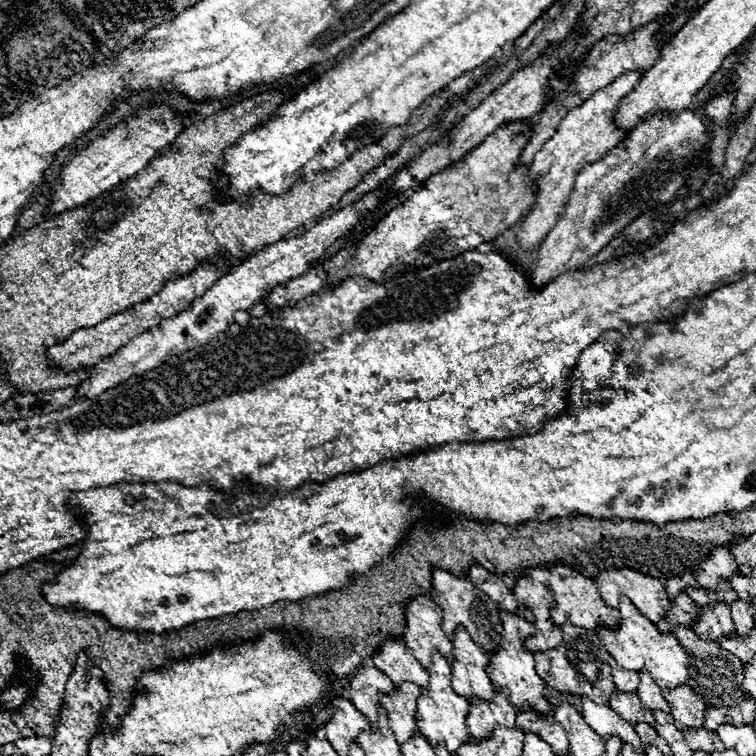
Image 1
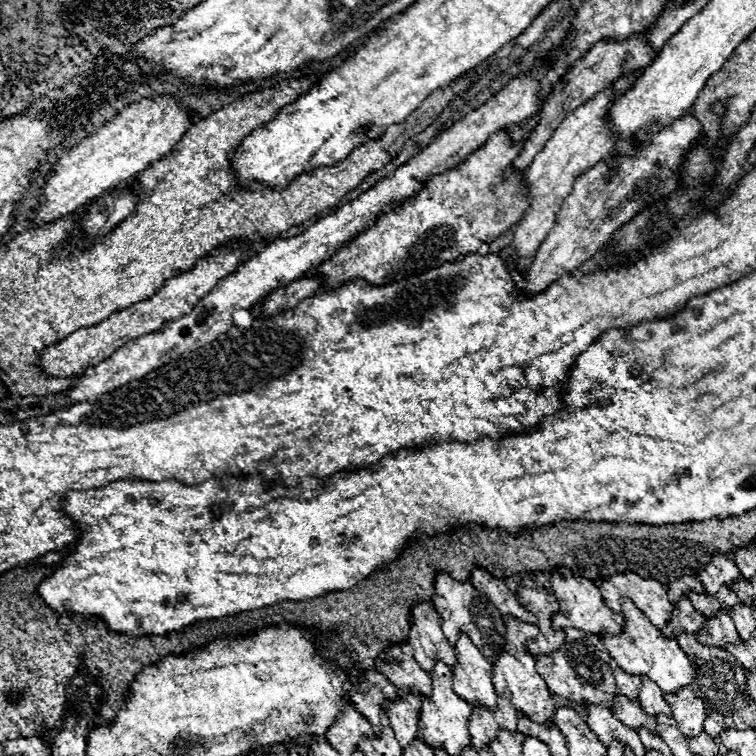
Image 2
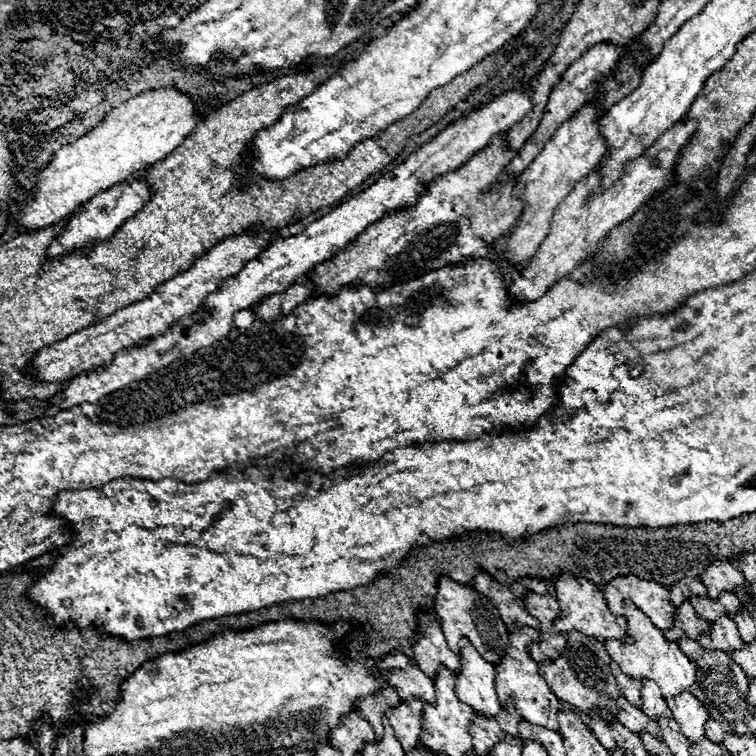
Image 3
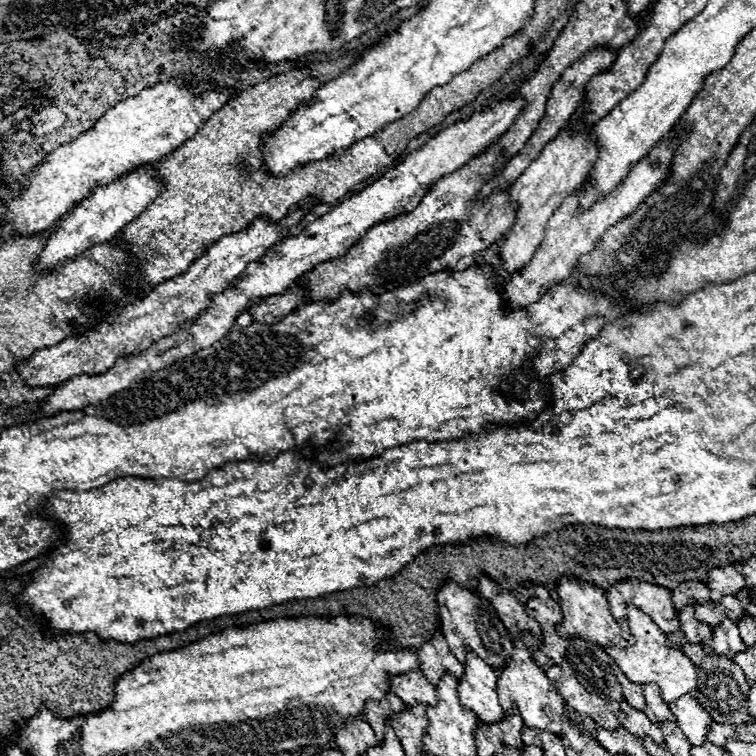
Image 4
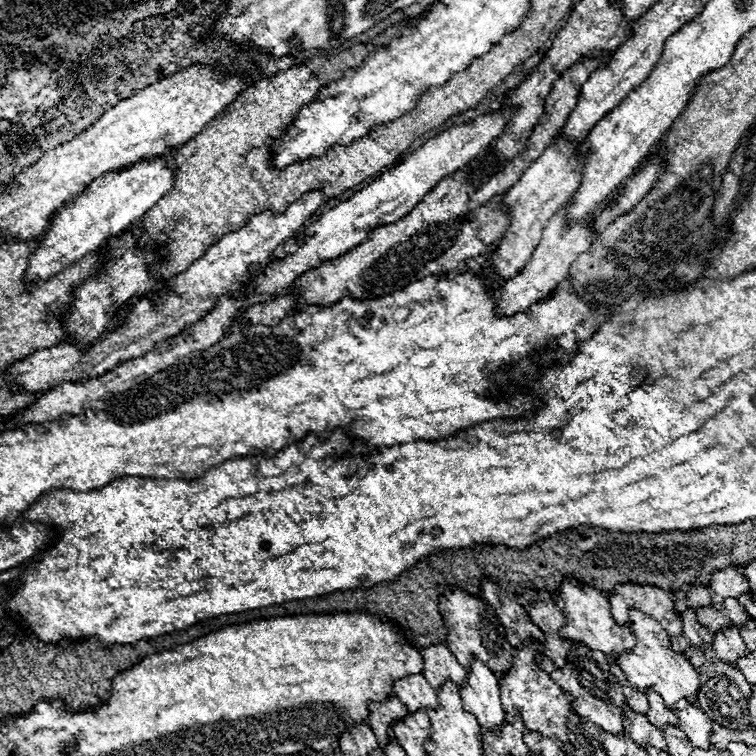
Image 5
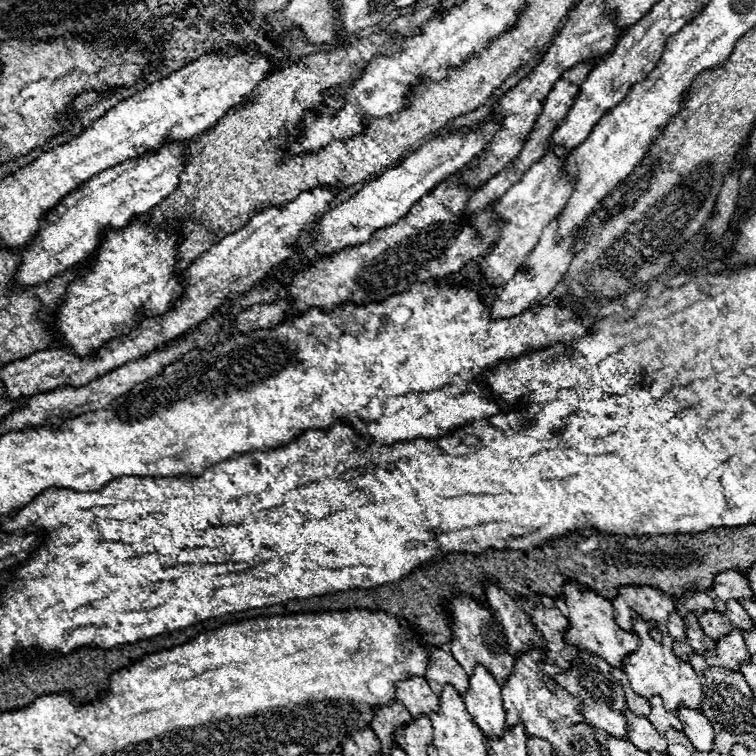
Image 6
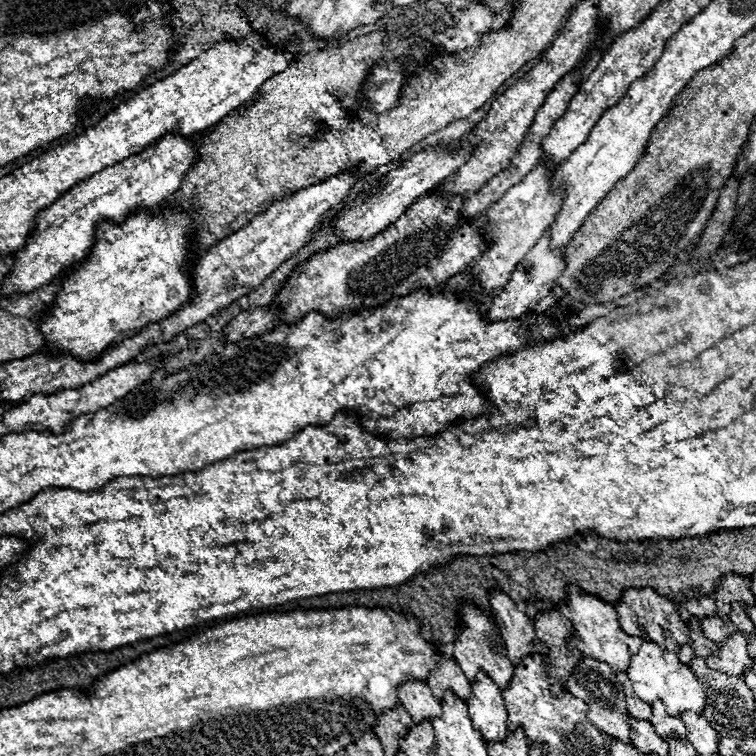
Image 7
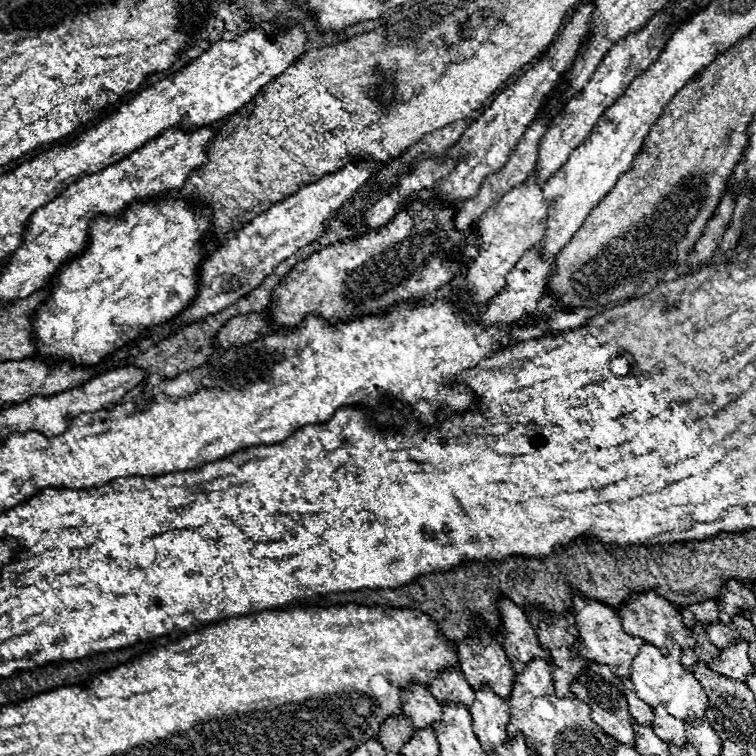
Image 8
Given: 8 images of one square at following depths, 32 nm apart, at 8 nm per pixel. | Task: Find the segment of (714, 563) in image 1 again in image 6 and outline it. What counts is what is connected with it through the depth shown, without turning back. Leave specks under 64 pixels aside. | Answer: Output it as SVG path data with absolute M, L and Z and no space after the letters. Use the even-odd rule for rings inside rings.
M722 572L716 576L716 582L714 582L714 588L712 588L712 594L714 594L714 604L716 604L716 610L720 614L726 612L726 602L728 600L742 600L742 598L748 598L752 600L752 590L750 590L750 580L744 578L740 572Z

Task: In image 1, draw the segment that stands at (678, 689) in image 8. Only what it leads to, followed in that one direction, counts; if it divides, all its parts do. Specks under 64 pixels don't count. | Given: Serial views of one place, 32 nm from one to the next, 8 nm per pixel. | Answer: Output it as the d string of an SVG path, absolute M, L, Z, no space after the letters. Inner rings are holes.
M628 598L620 600L620 614L622 614L622 622L616 632L610 632L606 628L598 632L602 644L606 646L608 654L618 662L618 666L622 666L624 670L632 670L632 672L646 670L660 688L674 690L680 684L688 684L690 682L688 656L682 650L676 636L660 632L644 614L638 612L638 608Z

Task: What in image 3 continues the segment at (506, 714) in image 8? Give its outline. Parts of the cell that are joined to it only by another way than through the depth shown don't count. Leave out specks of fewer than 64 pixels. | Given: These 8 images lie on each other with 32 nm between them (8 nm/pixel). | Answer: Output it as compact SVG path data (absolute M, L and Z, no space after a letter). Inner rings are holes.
M462 642L462 672L456 676L456 694L472 710L486 718L500 712L500 702L494 690L496 670L468 642Z

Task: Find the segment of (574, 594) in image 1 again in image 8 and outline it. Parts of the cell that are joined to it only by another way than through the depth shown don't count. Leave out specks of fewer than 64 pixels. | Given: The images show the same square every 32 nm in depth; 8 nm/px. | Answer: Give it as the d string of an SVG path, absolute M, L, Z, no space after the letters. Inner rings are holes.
M574 596L574 620L576 620L578 632L580 632L578 654L584 656L586 660L592 660L594 664L608 666L618 678L630 680L632 662L638 656L638 652L646 640L630 638L630 634L624 632L620 620L612 608L606 608L604 604L598 604L594 600L586 600L582 596Z

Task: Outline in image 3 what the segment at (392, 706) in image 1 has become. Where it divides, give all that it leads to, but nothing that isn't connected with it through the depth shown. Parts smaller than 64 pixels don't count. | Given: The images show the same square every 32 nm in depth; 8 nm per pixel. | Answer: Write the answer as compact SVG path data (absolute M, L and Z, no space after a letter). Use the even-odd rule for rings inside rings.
M412 700L412 702L402 702L400 708L394 708L394 712L390 712L388 720L404 748L404 752L412 752L416 750L416 746L420 744L420 734L422 734L422 708L424 704L420 700Z

